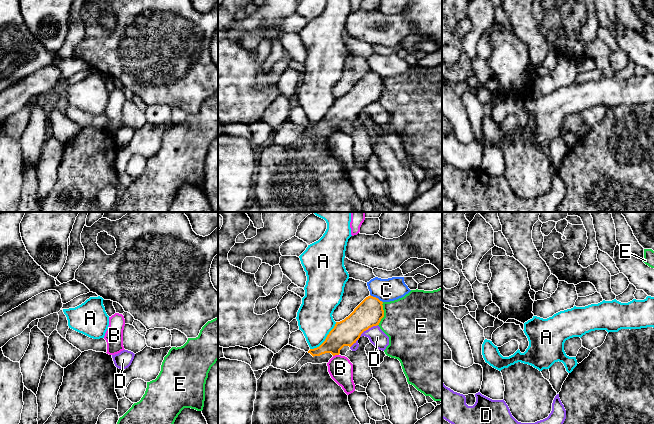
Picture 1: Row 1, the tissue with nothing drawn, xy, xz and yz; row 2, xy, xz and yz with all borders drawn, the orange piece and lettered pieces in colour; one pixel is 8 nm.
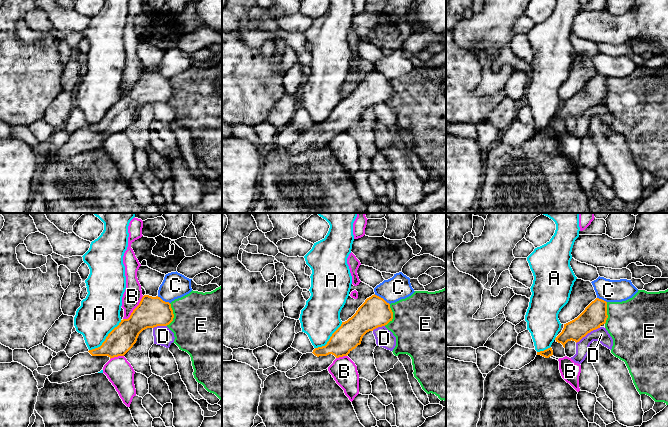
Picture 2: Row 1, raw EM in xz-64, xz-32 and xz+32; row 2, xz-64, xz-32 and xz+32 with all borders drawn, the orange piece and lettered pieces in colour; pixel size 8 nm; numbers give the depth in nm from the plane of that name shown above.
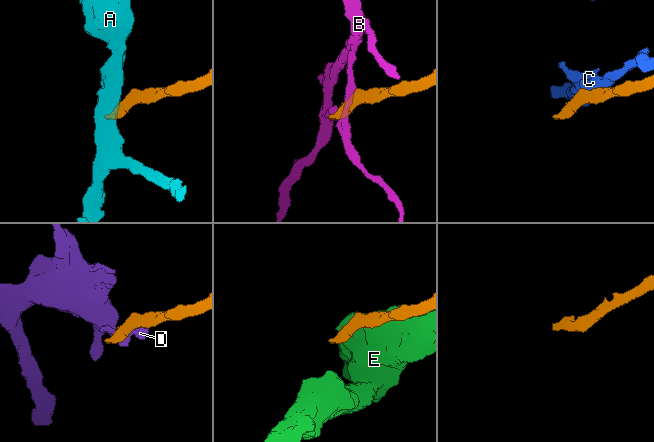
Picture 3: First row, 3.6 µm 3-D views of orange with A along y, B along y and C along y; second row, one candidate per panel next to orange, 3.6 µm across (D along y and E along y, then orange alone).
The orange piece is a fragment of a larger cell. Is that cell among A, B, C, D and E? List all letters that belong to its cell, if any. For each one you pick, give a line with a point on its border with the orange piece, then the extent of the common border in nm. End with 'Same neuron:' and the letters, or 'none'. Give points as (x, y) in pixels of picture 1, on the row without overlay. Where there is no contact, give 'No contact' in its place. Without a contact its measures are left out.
Same neuron: none

